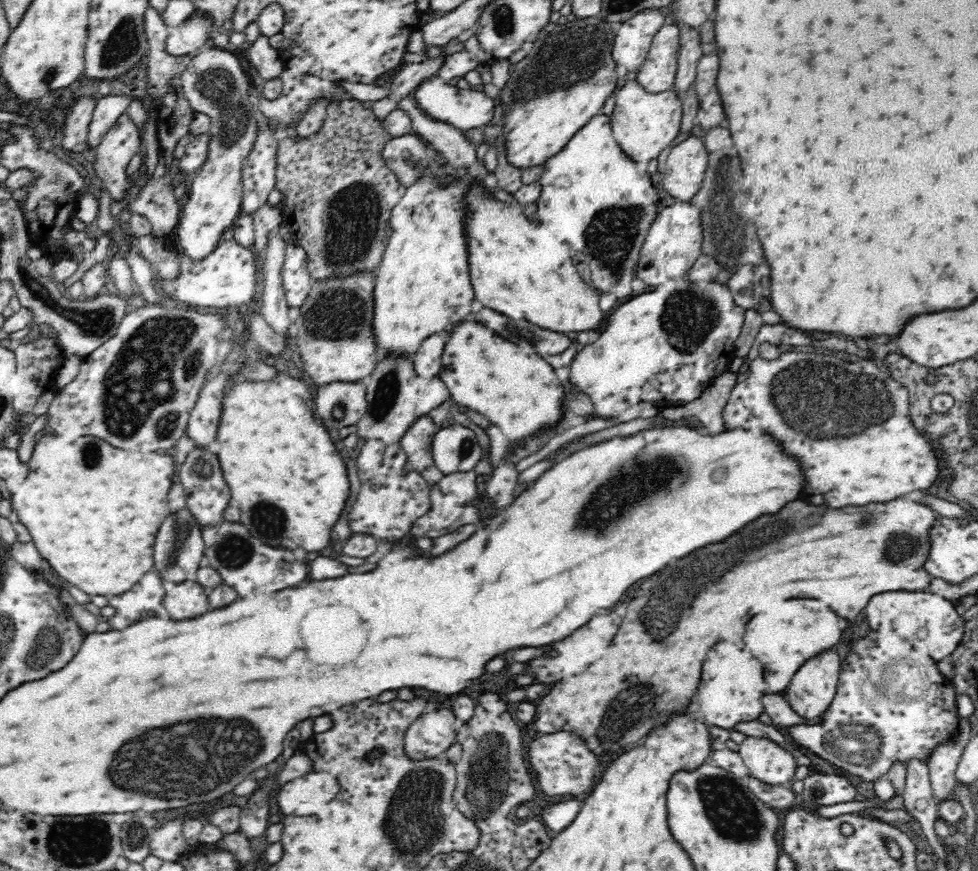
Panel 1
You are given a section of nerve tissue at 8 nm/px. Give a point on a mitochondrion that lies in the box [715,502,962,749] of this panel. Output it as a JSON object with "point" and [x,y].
{"point":[900,546]}

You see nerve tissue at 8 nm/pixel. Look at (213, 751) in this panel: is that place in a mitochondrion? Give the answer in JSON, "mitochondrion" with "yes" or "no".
{"mitochondrion":"yes"}

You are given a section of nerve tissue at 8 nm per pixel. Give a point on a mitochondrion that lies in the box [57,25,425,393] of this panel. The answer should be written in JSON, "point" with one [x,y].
{"point":[353,219]}

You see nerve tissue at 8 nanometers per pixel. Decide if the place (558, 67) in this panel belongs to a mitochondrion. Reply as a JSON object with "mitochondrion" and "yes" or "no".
{"mitochondrion":"yes"}

